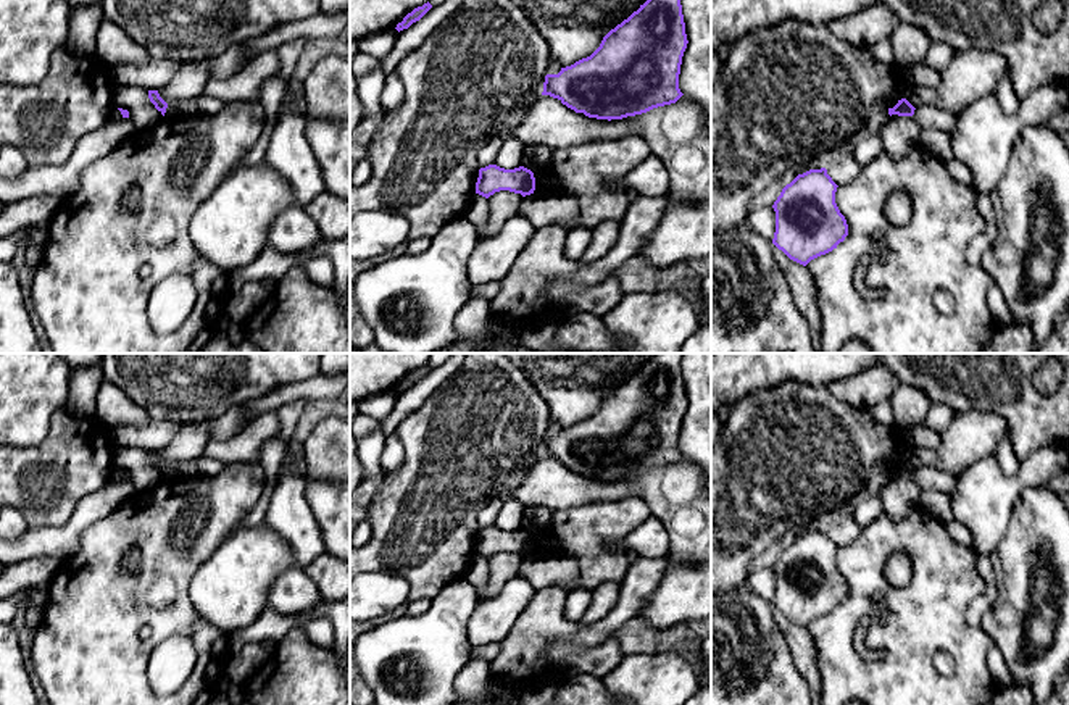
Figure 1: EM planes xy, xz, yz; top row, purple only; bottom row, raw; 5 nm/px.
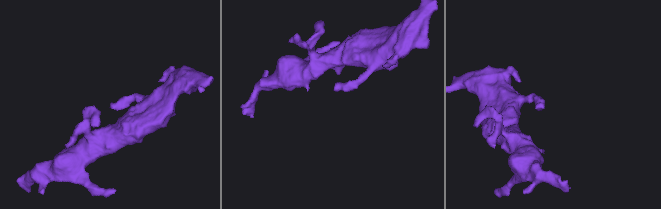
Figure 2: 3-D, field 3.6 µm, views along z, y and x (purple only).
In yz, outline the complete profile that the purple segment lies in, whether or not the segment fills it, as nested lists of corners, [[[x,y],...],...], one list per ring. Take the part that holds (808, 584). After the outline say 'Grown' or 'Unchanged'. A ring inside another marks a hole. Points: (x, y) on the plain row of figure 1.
[[[826,529],[809,531],[787,545],[772,569],[772,605],[790,621],[806,628],[837,610],[848,597],[848,586],[835,565],[837,545]]]. Unchanged

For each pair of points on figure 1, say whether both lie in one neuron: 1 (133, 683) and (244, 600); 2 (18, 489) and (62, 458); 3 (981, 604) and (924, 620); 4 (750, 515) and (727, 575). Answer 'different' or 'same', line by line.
1: different
2: same
3: different
4: same

